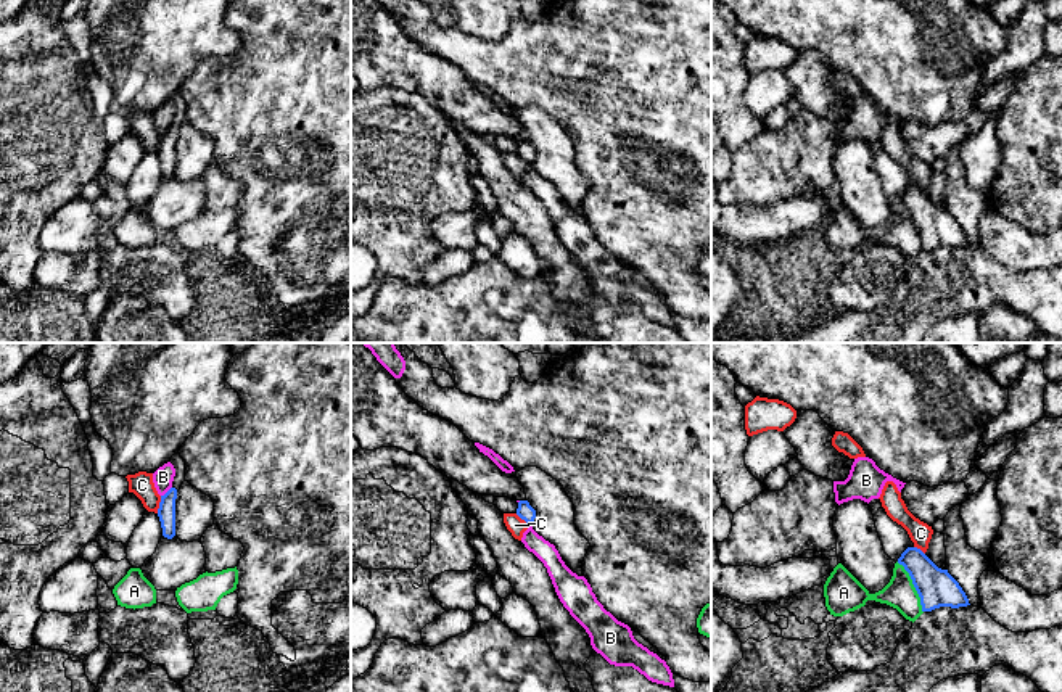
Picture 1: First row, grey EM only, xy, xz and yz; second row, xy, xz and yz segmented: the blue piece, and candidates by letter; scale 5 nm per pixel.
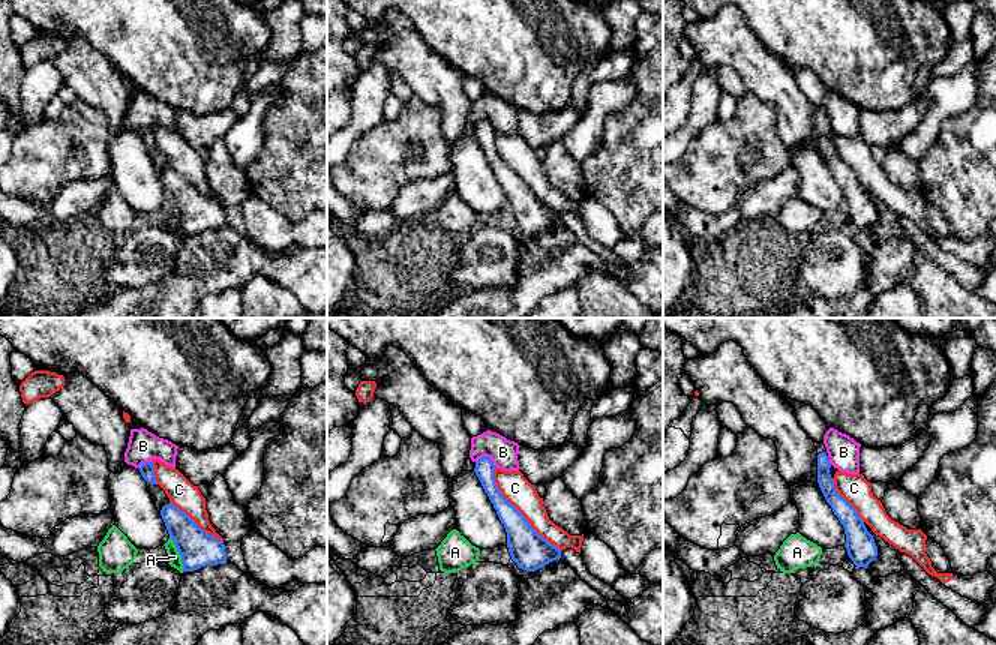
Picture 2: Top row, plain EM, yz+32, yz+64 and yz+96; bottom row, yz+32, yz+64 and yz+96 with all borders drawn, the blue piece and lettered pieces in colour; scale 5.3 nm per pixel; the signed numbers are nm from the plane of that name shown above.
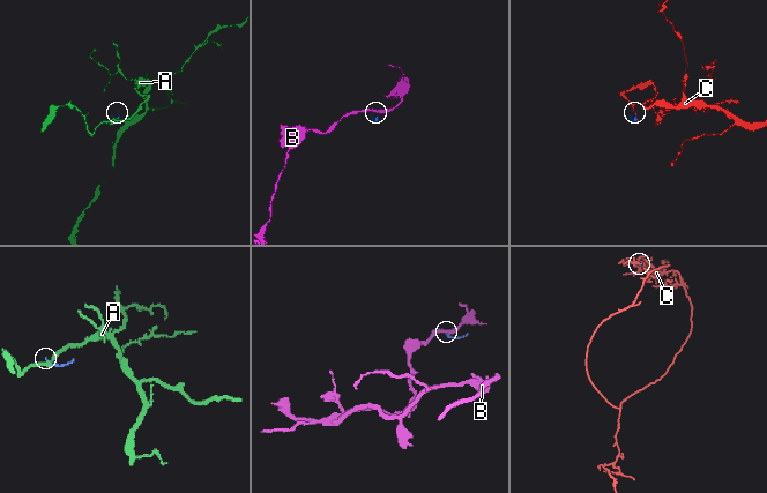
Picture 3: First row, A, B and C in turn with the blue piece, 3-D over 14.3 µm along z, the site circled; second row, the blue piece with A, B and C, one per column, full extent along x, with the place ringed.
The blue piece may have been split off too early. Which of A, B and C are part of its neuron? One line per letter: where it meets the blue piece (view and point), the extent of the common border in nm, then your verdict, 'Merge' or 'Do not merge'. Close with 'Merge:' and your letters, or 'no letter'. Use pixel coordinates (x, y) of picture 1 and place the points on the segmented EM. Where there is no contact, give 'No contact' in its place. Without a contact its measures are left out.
A: Touches blue at yz (914, 586). Shared border 280 nm. Do not merge
B: Touches blue at xy (168, 491). Shared border 80 nm. Do not merge
C: Touches blue at xy (160, 504). Shared border 90 nm. Do not merge
Merge: no letter

